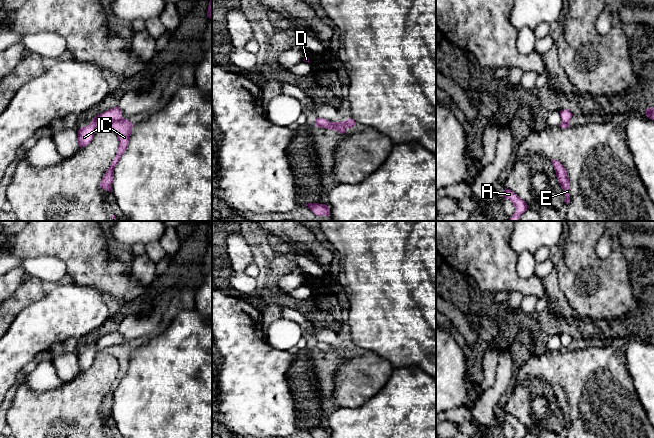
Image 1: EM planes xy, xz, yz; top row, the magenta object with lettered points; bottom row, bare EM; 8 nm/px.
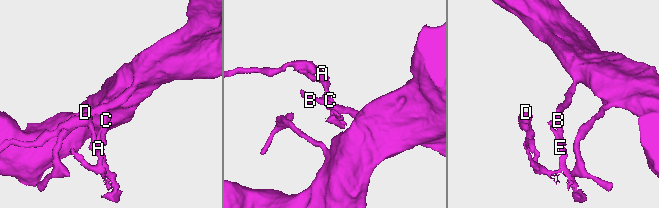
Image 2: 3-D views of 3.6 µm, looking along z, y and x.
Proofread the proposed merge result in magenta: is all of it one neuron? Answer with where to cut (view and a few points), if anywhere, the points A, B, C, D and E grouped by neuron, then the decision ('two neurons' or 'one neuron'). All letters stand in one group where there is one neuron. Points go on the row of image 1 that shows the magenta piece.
cut xy (124, 119), (104, 124); groups A C D E / B; two neurons

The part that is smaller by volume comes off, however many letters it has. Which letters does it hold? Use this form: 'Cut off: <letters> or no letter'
Cut off: A, C, D, E

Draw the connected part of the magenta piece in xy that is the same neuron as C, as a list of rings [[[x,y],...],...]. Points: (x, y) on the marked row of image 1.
[[[124,119],[122,121],[114,121],[114,122],[107,123],[105,124],[105,126],[116,133],[118,141],[119,141],[116,157],[113,159],[112,164],[107,169],[107,171],[103,175],[103,178],[100,182],[100,187],[102,189],[108,190],[112,193],[114,169],[117,163],[119,162],[121,156],[123,155],[123,153],[126,151],[128,147],[133,124],[128,119]]]

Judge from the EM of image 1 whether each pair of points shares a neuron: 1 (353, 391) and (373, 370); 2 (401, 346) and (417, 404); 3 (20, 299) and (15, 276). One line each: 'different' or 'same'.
1: same
2: different
3: different

